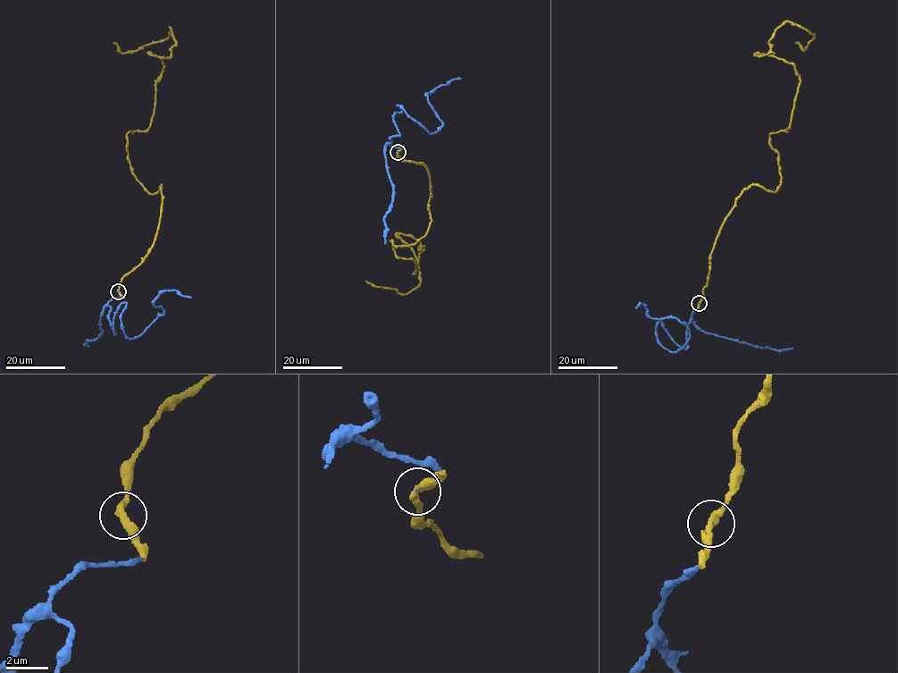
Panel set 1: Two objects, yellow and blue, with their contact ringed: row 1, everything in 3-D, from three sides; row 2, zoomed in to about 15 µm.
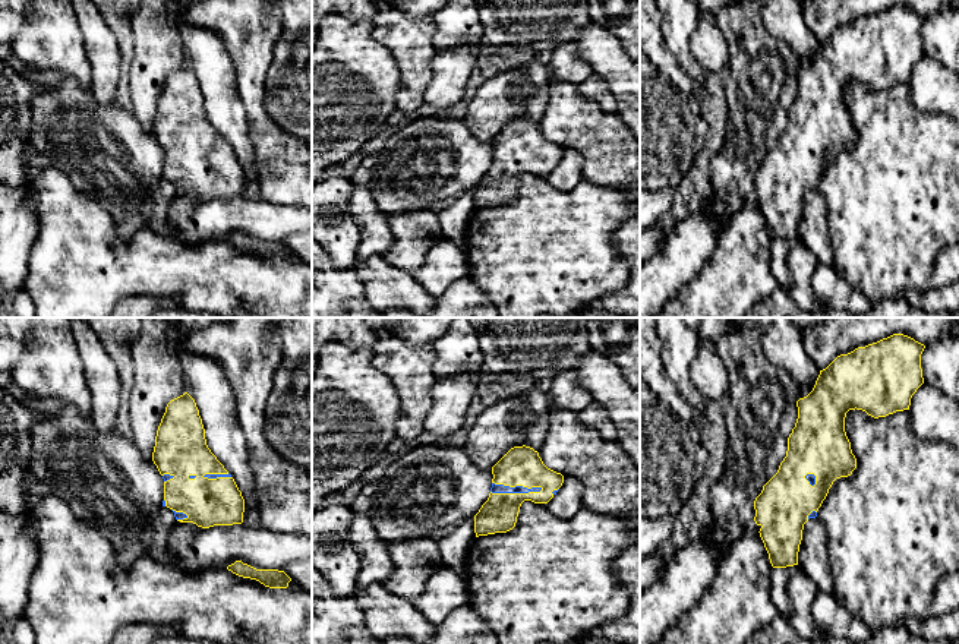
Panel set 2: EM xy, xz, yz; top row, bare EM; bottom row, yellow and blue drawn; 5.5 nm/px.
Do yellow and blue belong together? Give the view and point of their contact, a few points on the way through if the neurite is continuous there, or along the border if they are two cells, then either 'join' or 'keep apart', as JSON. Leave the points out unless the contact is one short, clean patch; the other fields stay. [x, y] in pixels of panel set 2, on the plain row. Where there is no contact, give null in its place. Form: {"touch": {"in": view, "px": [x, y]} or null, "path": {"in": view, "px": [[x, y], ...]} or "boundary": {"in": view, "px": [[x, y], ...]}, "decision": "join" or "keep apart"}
{"touch": {"in": "xz", "px": [516, 166]}, "decision": "join"}

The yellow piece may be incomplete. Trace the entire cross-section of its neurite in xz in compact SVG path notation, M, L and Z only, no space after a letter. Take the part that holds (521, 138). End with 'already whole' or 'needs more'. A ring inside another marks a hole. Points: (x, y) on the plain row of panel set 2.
M526 117L511 120L492 146L489 170L474 187L476 209L512 202L524 173L548 176L564 155L564 148L548 141L539 124Z; needs more

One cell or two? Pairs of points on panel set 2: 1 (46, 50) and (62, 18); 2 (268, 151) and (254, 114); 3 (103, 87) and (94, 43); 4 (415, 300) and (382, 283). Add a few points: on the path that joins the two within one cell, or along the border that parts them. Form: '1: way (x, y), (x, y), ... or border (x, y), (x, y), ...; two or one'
1: way (47, 43), (51, 38), (51, 28), (54, 25); one
2: way (268, 142), (261, 123); one
3: way (103, 76), (103, 53); one
4: way (407, 293), (390, 287); one

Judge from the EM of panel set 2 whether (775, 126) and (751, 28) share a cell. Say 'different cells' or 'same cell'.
same cell

